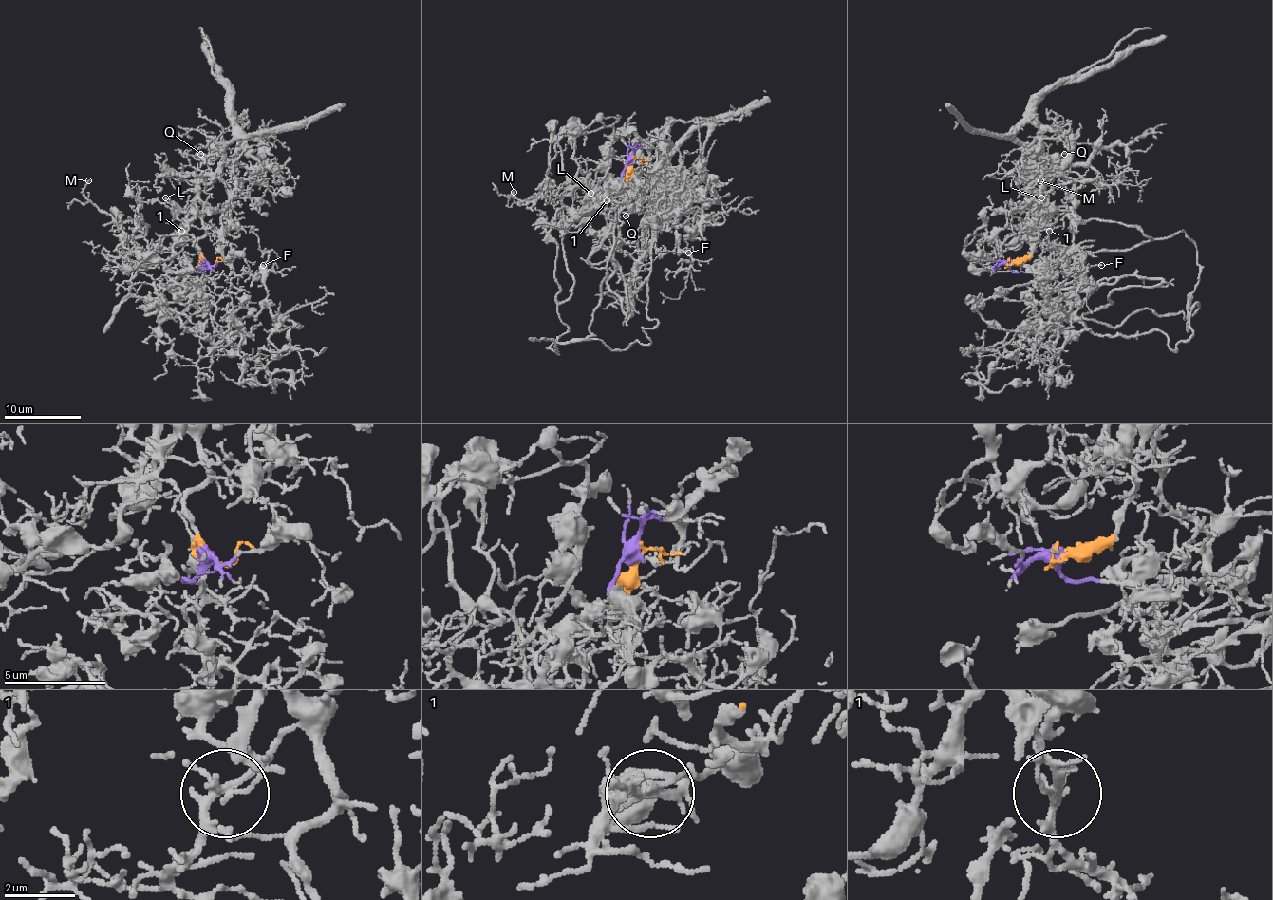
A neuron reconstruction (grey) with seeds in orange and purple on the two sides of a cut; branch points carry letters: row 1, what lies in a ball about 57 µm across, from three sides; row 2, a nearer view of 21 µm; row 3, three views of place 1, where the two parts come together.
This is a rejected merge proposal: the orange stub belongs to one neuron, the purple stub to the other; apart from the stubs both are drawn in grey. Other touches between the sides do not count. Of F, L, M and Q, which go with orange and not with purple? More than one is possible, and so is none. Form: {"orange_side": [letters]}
{"orange_side": ["Q"]}

